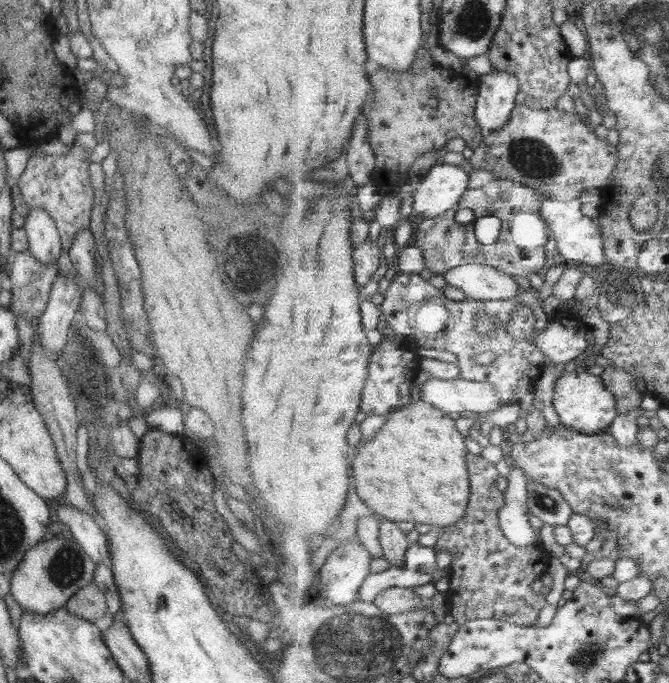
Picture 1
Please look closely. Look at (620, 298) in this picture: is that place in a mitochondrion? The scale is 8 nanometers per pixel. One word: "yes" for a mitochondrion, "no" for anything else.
yes

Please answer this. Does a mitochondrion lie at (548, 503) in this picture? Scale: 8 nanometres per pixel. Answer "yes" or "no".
yes

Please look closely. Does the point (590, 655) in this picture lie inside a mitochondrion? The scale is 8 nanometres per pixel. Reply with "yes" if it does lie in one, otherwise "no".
yes

